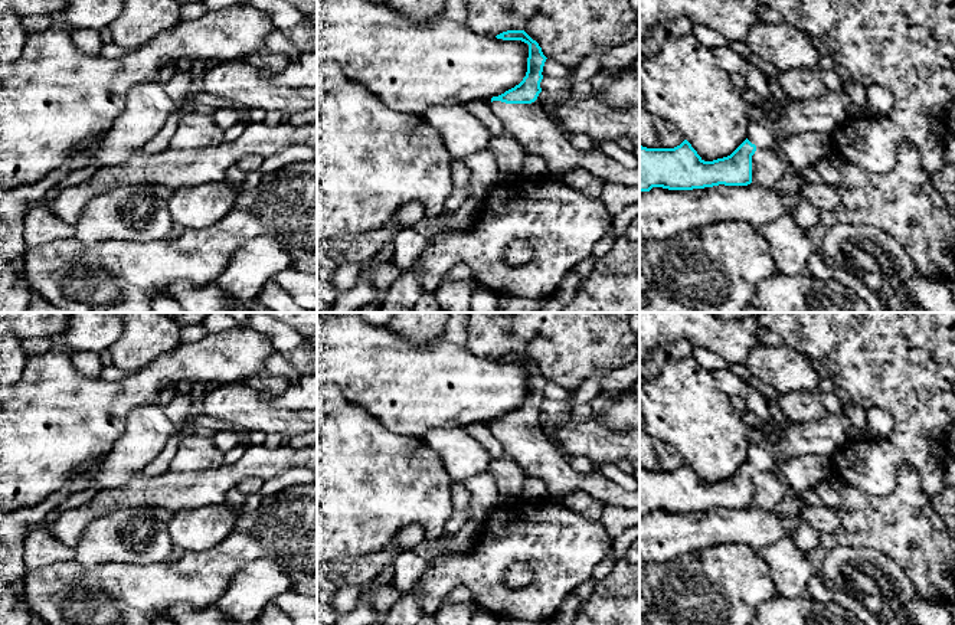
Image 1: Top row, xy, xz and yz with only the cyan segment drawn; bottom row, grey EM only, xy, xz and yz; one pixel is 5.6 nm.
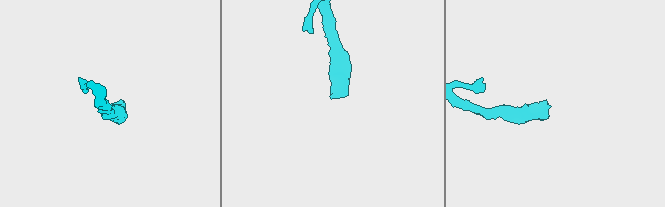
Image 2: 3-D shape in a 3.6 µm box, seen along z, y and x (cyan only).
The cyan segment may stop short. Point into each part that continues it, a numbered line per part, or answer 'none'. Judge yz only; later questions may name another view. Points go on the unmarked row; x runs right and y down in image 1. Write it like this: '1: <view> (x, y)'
1: yz (828, 435)

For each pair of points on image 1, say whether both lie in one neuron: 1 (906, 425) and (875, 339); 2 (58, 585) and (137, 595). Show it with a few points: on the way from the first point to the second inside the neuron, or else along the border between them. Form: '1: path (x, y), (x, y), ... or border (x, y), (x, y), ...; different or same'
1: path (906, 403), (906, 370), (896, 360); same
2: path (78, 585), (100, 585), (117, 595); same

